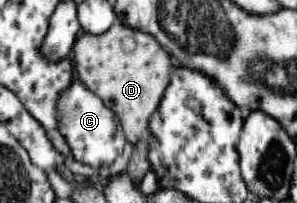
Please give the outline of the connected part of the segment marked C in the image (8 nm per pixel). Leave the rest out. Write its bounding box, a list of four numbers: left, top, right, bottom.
[56,79,125,168]

